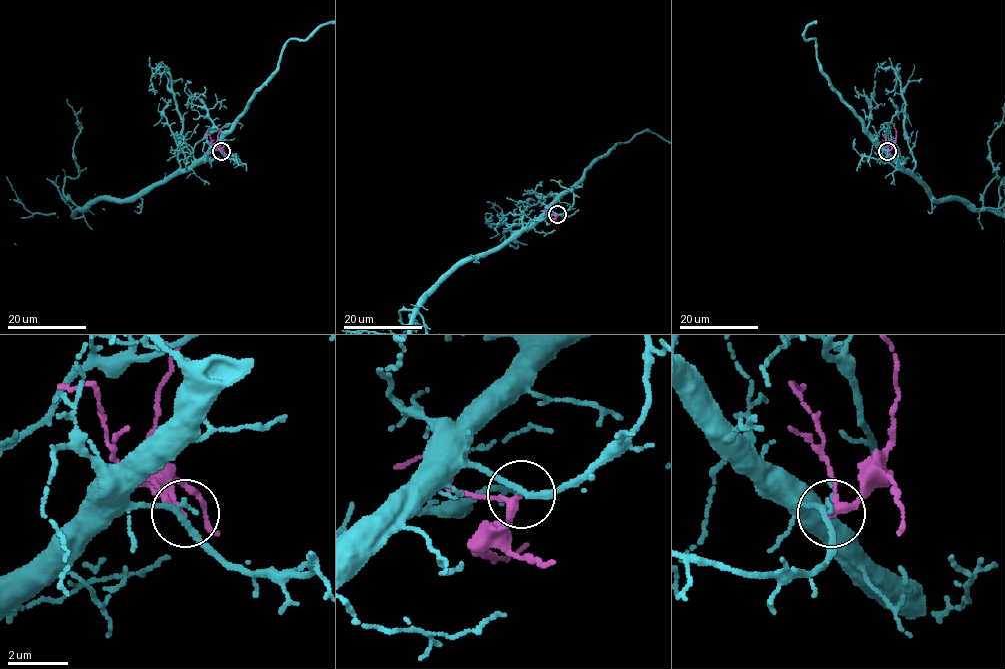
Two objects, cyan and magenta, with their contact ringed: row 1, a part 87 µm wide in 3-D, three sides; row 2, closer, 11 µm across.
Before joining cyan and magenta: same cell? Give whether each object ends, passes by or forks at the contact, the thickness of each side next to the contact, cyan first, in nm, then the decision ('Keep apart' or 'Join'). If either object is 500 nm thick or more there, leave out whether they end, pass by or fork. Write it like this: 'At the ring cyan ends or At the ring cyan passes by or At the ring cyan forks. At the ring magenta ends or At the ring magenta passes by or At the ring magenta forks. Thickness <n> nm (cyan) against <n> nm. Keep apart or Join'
At the ring cyan passes by. At the ring magenta passes by. Thickness 160 nm (cyan) against 200 nm. Keep apart

